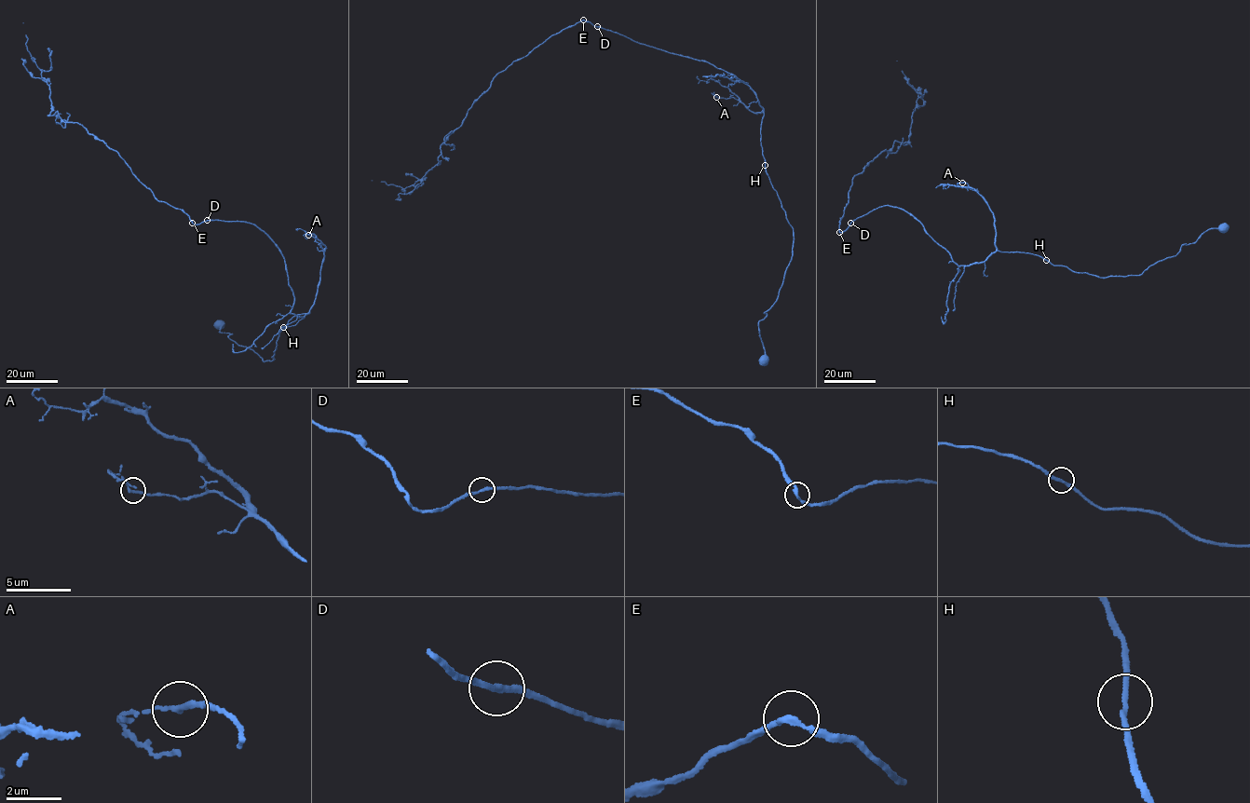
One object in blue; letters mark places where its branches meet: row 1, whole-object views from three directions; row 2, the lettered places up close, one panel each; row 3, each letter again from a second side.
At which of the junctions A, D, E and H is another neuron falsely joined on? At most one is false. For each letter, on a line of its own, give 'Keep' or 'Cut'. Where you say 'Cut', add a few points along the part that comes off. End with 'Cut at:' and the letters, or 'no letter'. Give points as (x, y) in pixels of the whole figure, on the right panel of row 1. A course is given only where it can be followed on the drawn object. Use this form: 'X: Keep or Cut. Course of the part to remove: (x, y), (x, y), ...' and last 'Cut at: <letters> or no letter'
A: Keep
D: Keep
E: Keep
H: Keep
Cut at: no letter

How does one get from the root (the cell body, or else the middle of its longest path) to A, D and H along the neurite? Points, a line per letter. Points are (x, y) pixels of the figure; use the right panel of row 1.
A: (1223, 228), (1208, 229), (1140, 275), (1098, 277), (1035, 254), (998, 251), (992, 211), (981, 195), (962, 183)
D: (1223, 228), (1140, 275), (1102, 278), (1014, 251), (959, 266), (921, 223), (887, 205), (851, 223)
H: (1223, 228), (1208, 229), (1175, 255), (1138, 275), (1098, 277), (1046, 259)

